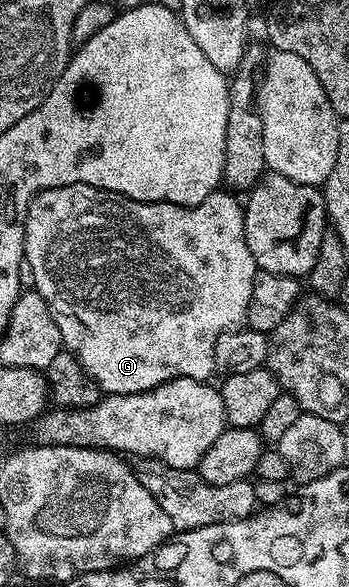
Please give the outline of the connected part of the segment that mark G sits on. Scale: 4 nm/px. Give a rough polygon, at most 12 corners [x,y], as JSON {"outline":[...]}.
{"outline":[[38,192],[25,259],[111,396],[209,381],[258,263],[191,208]]}

